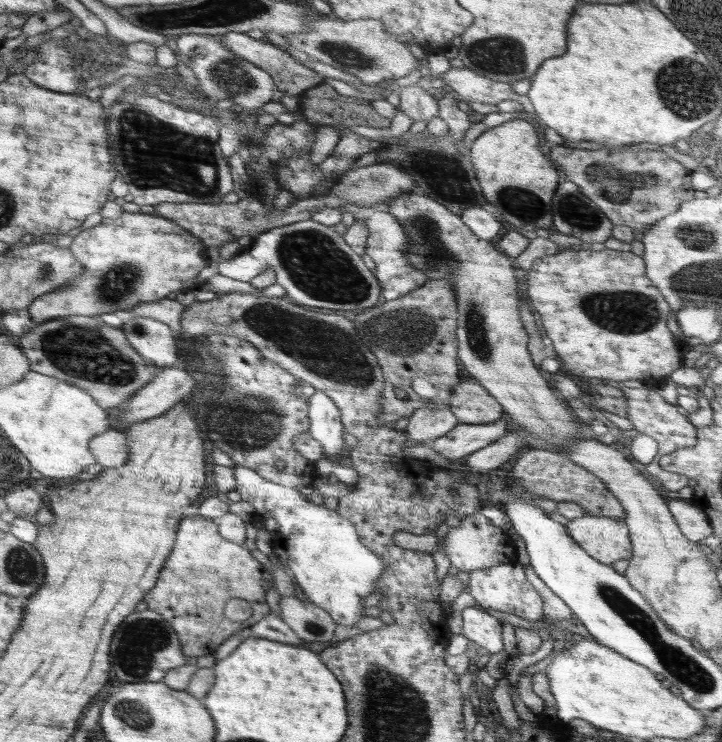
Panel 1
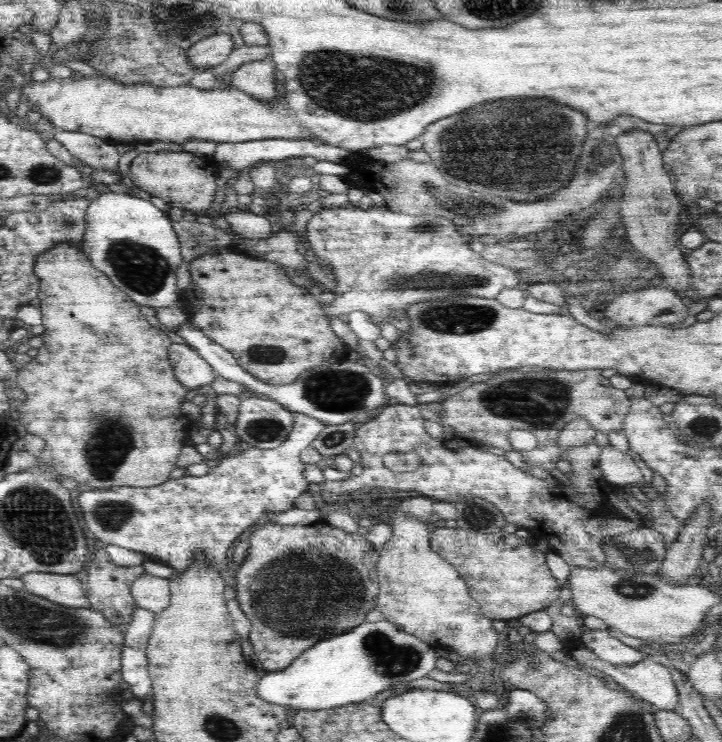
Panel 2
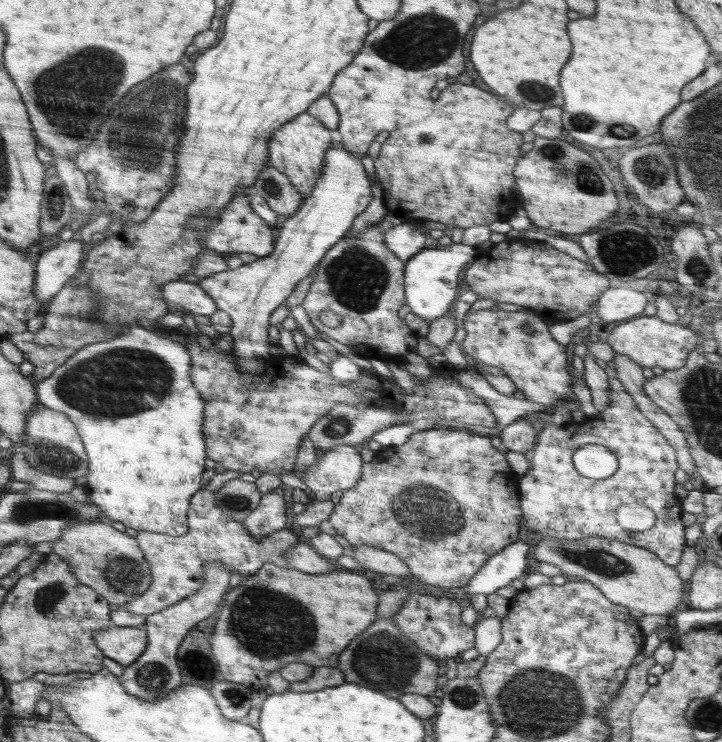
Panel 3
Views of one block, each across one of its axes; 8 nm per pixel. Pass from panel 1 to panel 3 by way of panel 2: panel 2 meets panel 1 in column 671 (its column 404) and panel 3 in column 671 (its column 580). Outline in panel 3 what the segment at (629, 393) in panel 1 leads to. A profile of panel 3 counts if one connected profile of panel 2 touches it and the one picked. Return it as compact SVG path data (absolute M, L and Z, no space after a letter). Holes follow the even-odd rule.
M609 378L608 382L610 404L602 411L600 419L585 416L577 423L570 422L574 426L568 426L568 424L554 426L553 424L538 432L537 443L532 448L534 456L530 460L530 470L519 480L518 497L521 514L524 515L526 526L535 535L542 533L544 538L564 540L583 540L590 537L617 540L651 551L667 566L676 567L680 564L686 544L684 543L685 527L681 518L683 514L681 500L674 493L674 472L679 468L676 456L674 456L675 450L665 436L658 432L658 429L652 426L652 423L640 412L622 383L614 378ZM588 444L605 446L616 455L618 468L614 476L596 482L596 480L590 480L590 478L578 474L573 465L573 454L575 450ZM636 500L656 514L656 524L652 528L648 528L646 534L640 534L640 536L634 530L620 528L616 522L616 510L622 504L636 502Z

